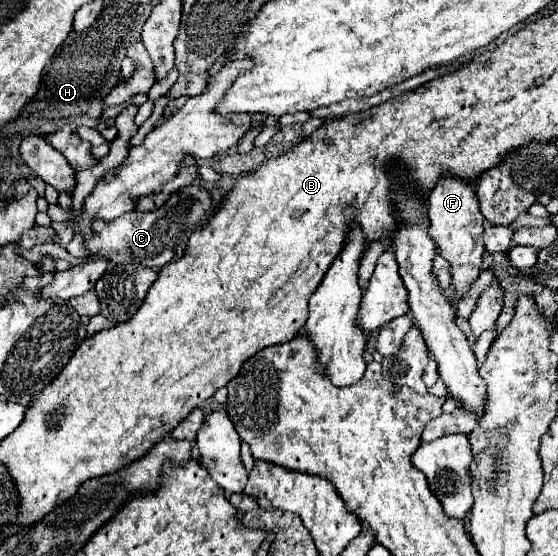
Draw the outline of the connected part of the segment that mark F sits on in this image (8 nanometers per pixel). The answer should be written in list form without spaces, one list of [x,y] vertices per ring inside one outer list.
[[[441,176],[441,180],[435,184],[435,188],[429,192],[429,236],[437,242],[439,254],[451,264],[451,274],[453,274],[453,300],[459,300],[469,284],[477,280],[481,272],[481,256],[485,252],[483,246],[483,228],[485,228],[485,218],[479,210],[477,194],[475,188],[469,180],[457,178],[457,176]]]

